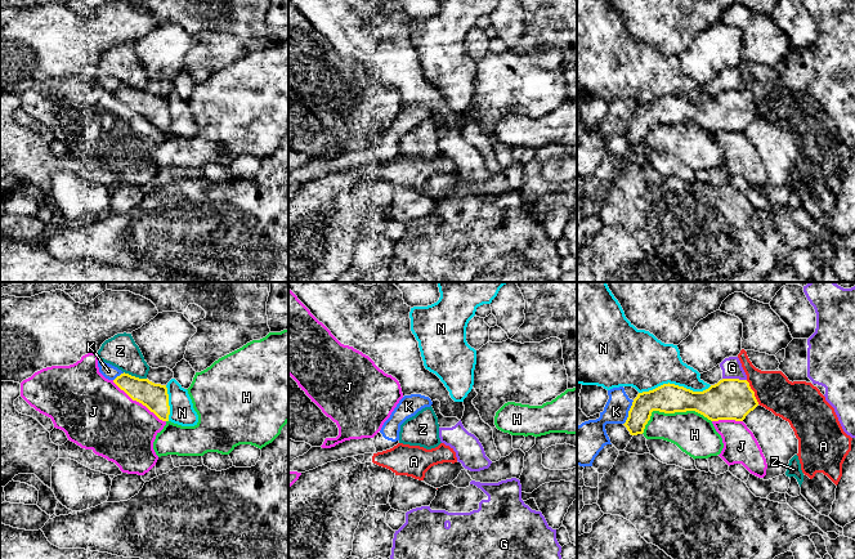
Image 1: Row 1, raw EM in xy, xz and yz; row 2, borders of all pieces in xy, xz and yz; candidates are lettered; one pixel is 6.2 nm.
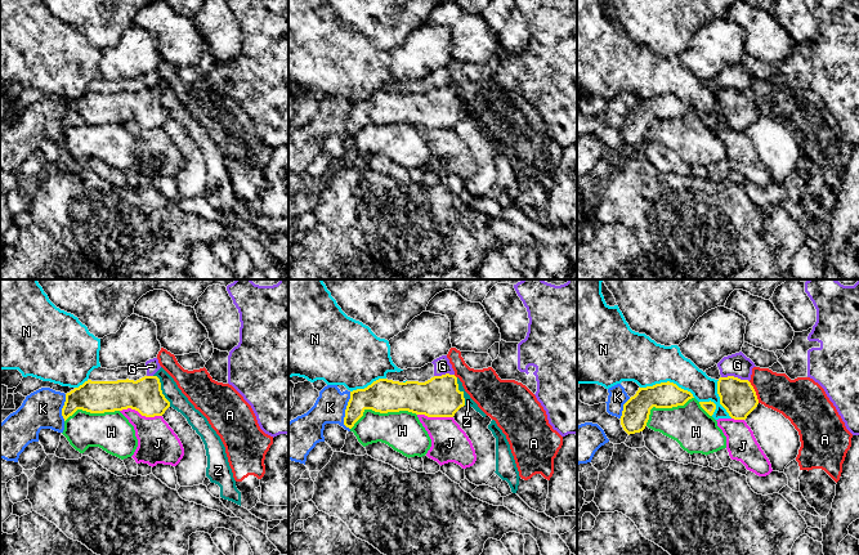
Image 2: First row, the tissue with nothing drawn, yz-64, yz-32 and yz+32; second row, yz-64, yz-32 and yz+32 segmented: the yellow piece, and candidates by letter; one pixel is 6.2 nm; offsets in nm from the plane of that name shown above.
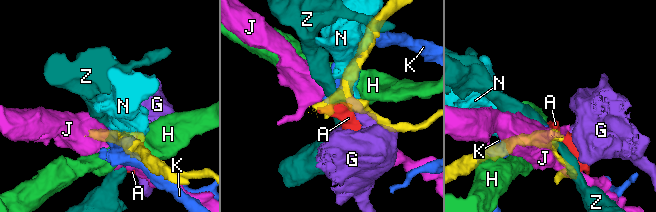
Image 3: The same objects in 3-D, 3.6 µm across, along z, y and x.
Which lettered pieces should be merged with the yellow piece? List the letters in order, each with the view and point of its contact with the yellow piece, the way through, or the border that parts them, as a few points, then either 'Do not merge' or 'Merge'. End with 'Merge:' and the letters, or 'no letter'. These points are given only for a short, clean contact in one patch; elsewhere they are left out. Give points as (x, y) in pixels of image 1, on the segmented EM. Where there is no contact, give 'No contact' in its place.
A: Touches yellow at yz (753, 392). Do not merge
G: Touches yellow at yz (734, 379). Boundary: yz (723, 378), (746, 380). Do not merge
H: Touches yellow at yz (671, 412). Do not merge
J: Touches yellow at xy (139, 402). Do not merge
K: Touches yellow at yz (629, 412). Do not merge
N: Touches yellow at yz (675, 385). Do not merge
Z: Touches yellow at xy (134, 376). Boundary: xy (124, 371), (146, 379). Do not merge
Merge: no letter

